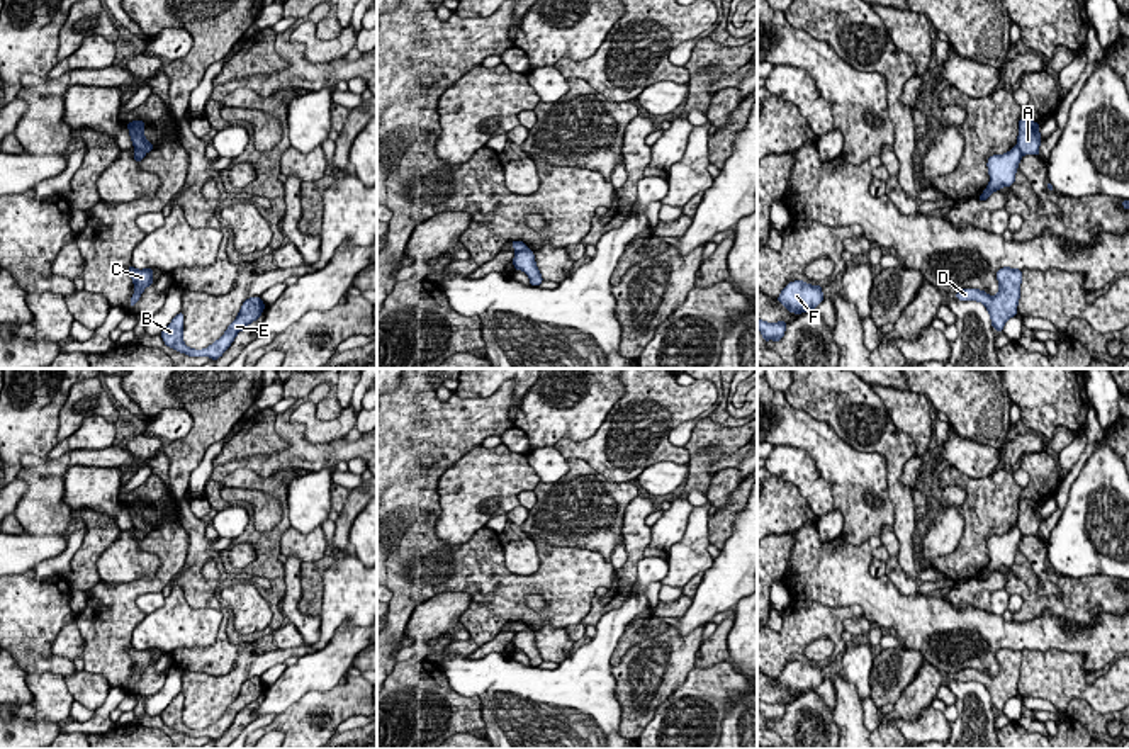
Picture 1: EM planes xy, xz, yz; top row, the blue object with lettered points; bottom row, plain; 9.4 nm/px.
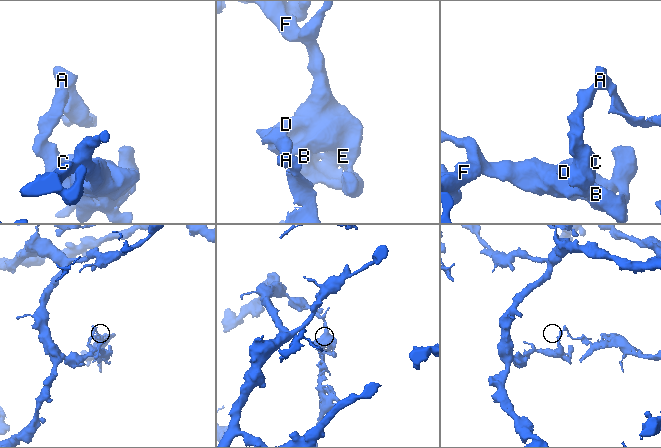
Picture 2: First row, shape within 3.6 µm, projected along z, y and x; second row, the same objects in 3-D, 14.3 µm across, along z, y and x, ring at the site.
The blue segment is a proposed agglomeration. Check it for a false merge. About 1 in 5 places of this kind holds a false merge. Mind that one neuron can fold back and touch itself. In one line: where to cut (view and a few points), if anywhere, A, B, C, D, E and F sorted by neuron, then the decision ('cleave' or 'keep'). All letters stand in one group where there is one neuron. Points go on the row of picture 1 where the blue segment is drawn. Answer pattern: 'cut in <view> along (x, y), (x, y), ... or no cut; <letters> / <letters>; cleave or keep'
cut in yz along (1016, 146), (1022, 155); A / B C D E F; cleave

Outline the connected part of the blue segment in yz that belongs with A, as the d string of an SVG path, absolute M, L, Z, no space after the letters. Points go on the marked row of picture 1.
M1020 117L1017 138L1017 148L1020 149L1020 153L1039 156L1039 144L1041 144L1039 124L1031 119Z

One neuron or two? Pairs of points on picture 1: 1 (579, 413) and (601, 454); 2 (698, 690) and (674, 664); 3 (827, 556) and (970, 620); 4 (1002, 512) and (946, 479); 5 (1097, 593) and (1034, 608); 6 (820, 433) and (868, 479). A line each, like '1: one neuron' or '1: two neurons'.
1: two neurons
2: two neurons
3: one neuron
4: one neuron
5: one neuron
6: one neuron

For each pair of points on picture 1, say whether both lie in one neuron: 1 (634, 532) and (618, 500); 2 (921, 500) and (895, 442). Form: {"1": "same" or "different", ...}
{"1": "different", "2": "different"}

